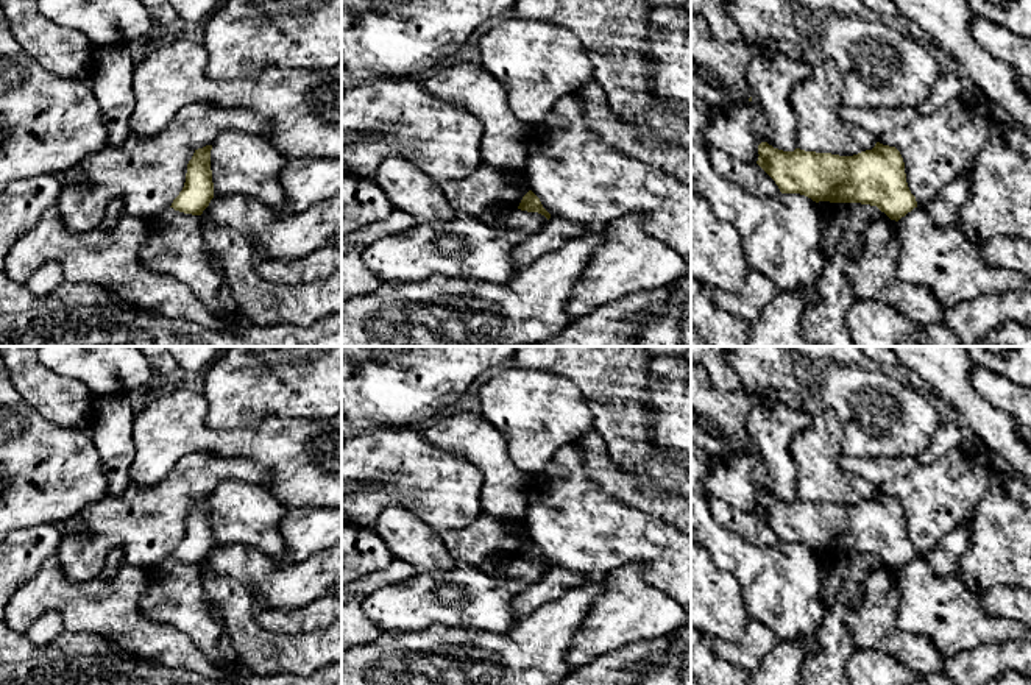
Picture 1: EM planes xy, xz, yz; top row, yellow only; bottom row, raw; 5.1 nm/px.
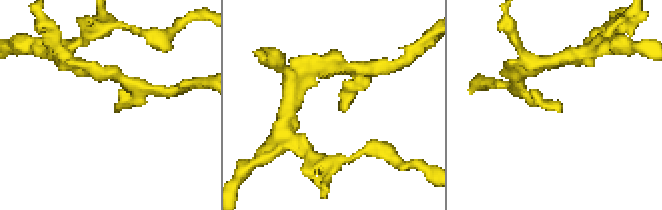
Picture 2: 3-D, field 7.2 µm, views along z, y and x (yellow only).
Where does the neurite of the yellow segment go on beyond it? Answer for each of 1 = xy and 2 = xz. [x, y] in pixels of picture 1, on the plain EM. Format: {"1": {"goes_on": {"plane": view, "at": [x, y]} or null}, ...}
{"1": {"goes_on": null}, "2": {"goes_on": null}}

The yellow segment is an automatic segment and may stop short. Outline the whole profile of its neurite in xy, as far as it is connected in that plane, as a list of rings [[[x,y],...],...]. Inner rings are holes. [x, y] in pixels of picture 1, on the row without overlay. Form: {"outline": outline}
{"outline": [[[212,495],[195,499],[187,513],[184,537],[170,555],[175,560],[201,565],[214,548],[211,499]]]}

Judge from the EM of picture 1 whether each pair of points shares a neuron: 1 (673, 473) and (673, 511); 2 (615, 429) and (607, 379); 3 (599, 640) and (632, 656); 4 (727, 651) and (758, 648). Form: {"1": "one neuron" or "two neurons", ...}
{"1": "two neurons", "2": "one neuron", "3": "two neurons", "4": "one neuron"}

